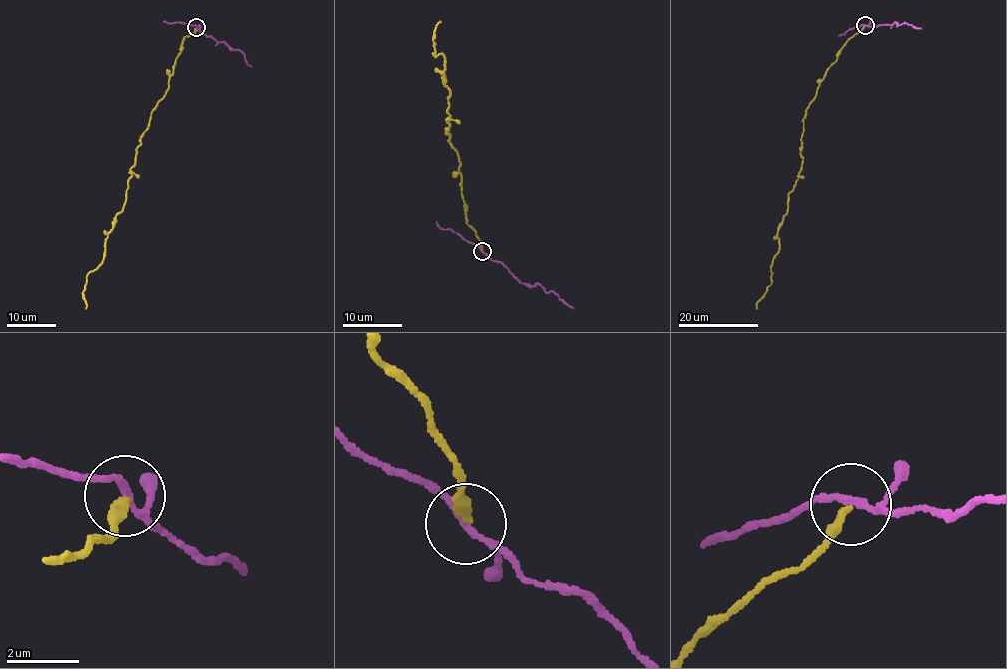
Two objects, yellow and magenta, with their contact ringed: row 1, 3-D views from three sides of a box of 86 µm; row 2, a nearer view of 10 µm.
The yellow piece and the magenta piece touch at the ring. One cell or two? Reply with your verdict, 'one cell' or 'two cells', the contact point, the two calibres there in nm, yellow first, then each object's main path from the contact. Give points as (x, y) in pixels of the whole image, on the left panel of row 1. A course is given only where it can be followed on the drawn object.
two cells | (196, 27) | 280/150 nm | yellow via (196, 28), (183, 39), (168, 90), (140, 138), (124, 209), (106, 239), (103, 263), (86, 277), (85, 308) | magenta via (196, 27), (219, 42), (241, 49), (251, 67)

